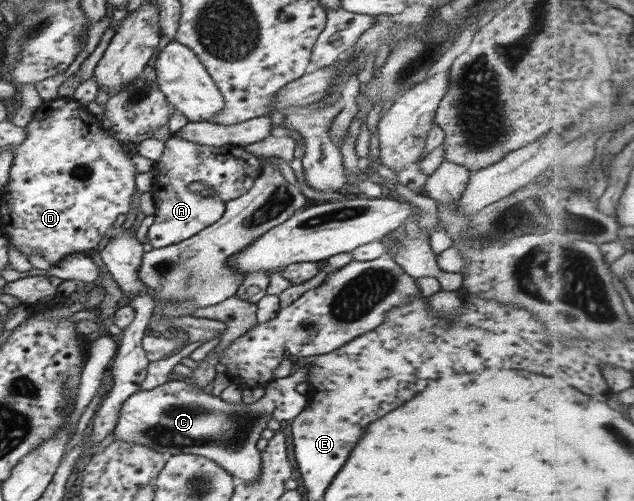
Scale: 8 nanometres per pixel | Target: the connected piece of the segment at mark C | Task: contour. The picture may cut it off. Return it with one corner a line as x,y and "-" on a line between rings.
305,364
287,377
273,378
263,386
263,396
252,404
245,404
241,400
224,401
220,396
202,392
191,382
170,380
150,390
138,390
126,398
120,404
119,414
111,432
115,439
144,445
156,453
168,453
170,456
178,455
178,453
190,453
205,457
225,469
236,481
253,483
261,470
260,451
255,446
256,441
261,438
260,432
266,429
266,423
270,419
284,423
288,419
293,420
306,407
307,394
298,393
295,385
307,381
307,371
309,371
309,365

